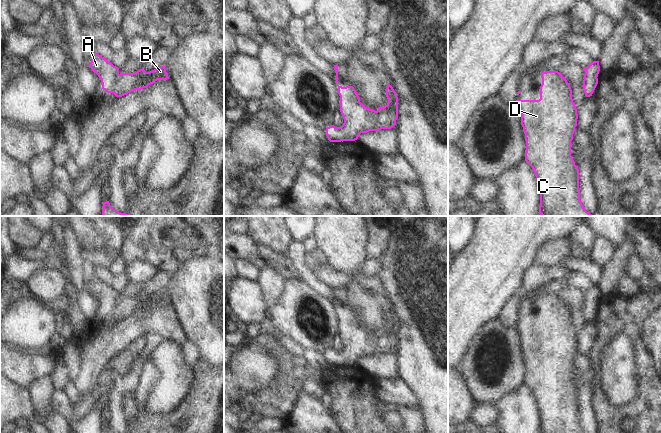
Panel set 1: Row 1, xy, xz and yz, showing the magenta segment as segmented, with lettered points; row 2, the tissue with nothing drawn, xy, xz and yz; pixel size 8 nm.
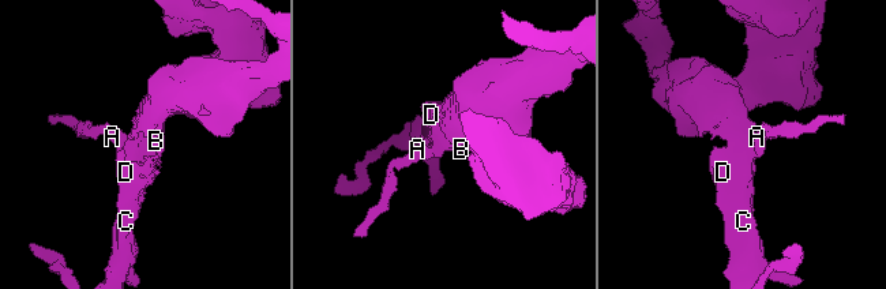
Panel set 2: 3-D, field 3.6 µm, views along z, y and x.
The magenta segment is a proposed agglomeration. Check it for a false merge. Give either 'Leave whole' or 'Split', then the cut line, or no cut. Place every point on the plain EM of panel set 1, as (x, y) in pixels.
Leave whole. No split.

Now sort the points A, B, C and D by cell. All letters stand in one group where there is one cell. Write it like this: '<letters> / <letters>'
A B C D

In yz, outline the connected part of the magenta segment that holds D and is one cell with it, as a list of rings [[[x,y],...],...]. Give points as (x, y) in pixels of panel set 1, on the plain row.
[[[558,295],[542,296],[541,302],[539,324],[516,324],[525,358],[525,385],[532,391],[539,409],[539,433],[585,433],[580,424],[579,393],[571,380],[571,365],[577,350],[578,338],[570,308]]]

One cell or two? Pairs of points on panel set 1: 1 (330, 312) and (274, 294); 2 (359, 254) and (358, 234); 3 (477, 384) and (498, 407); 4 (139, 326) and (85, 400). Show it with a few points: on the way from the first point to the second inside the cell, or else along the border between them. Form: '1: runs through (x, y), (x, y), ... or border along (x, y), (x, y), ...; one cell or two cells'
1: border along (288, 280), (280, 300), (271, 309), (272, 318); two cells
2: runs through (358, 249), (358, 239); one cell
3: border along (514, 391), (490, 403); two cells
4: runs through (119, 338), (93, 364), (87, 380); one cell

